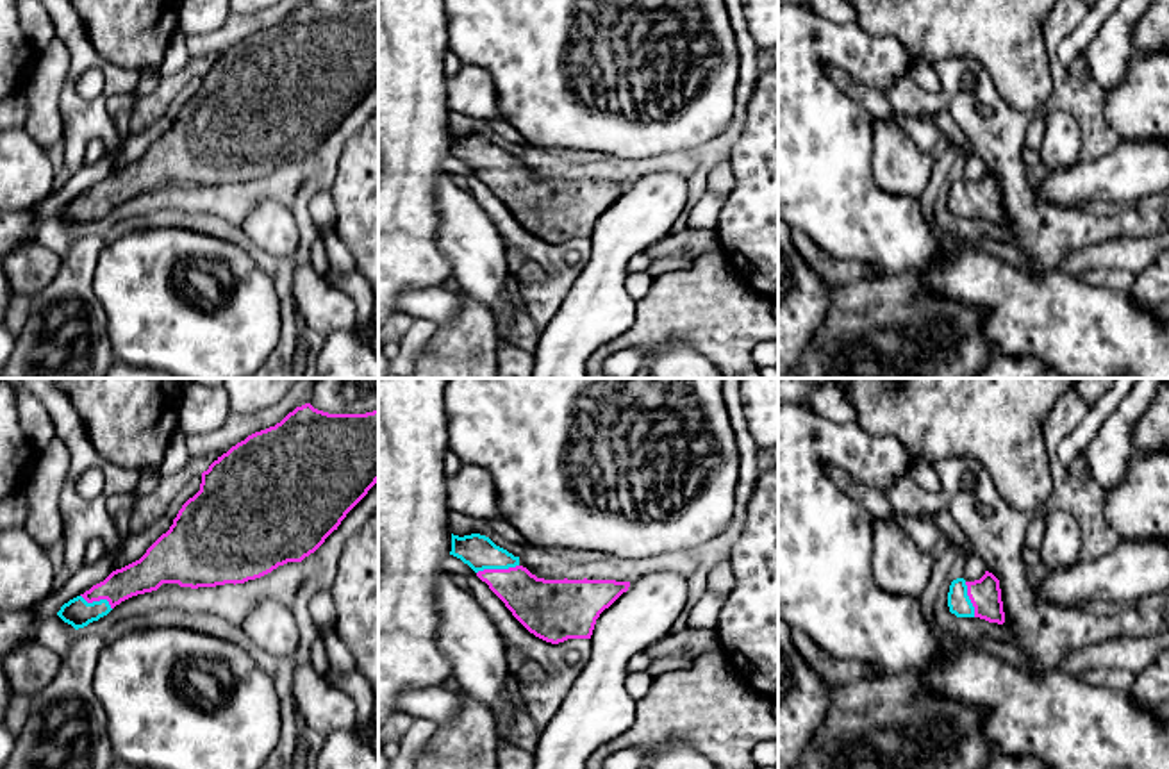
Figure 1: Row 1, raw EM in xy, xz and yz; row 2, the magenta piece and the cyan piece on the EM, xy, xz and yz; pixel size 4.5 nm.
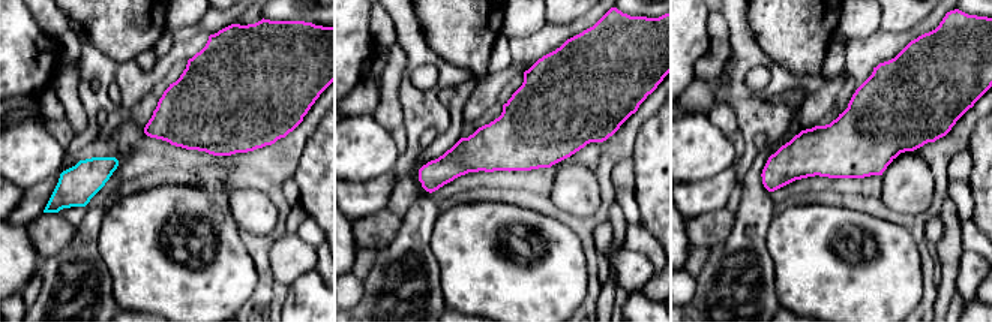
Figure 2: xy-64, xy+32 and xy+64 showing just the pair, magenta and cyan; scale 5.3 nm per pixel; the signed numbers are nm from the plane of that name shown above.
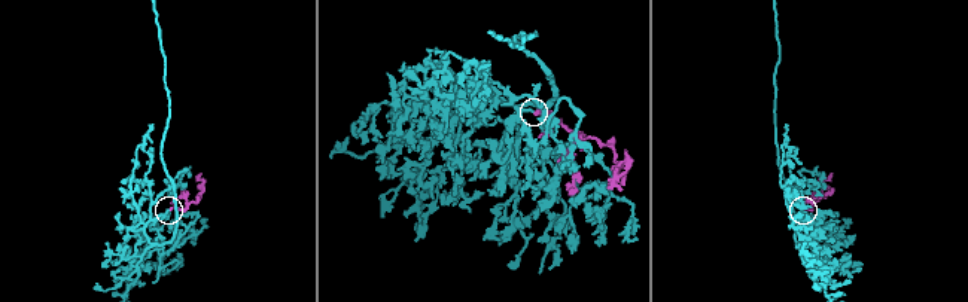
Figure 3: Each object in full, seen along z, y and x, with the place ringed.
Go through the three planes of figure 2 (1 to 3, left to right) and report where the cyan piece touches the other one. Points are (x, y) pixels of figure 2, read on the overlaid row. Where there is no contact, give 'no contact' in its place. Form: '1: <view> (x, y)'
1: no contact
2: no contact
3: no contact

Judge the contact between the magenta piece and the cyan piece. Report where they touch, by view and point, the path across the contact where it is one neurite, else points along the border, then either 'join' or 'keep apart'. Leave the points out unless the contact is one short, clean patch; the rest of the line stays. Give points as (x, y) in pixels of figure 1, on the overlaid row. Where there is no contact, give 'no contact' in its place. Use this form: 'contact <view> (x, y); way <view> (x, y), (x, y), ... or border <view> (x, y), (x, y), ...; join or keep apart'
contact xz (497, 570); way xz (539, 605), (497, 570), (479, 552); join

